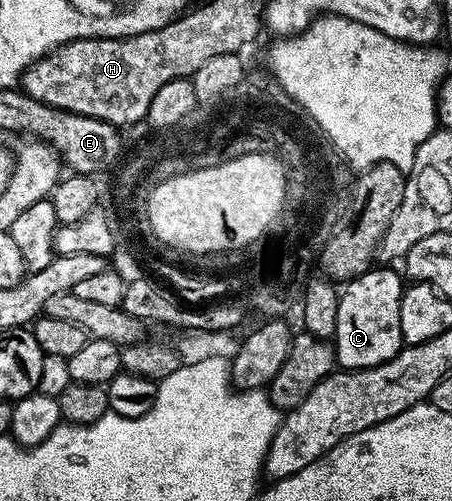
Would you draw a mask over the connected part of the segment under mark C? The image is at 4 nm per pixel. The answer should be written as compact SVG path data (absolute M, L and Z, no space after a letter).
M371 268L345 283L346 291L341 291L338 300L336 332L332 339L334 357L343 371L367 370L390 362L402 349L400 300L404 278L399 271L398 274L394 268Z

